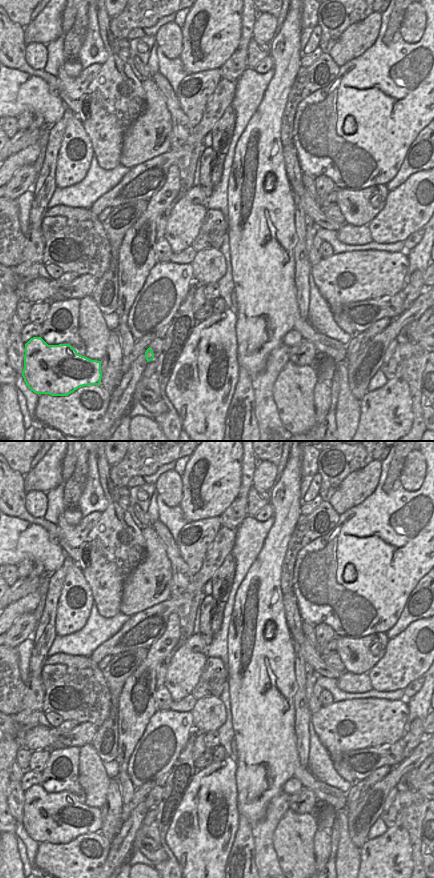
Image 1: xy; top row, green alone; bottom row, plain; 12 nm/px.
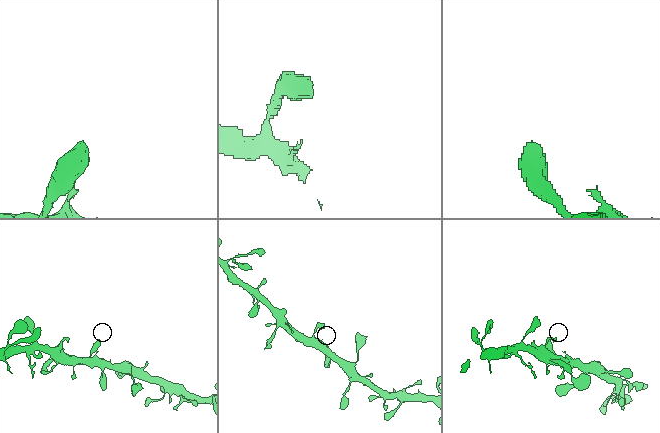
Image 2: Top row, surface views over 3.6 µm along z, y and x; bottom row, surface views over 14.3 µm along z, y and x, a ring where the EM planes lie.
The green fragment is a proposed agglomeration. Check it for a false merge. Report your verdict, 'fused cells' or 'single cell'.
single cell

